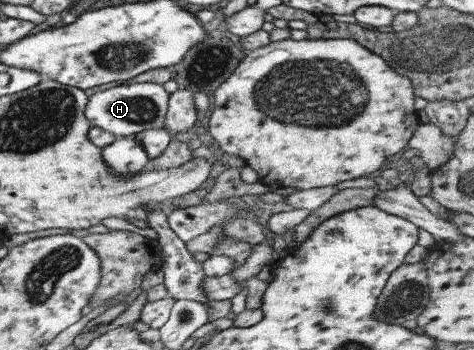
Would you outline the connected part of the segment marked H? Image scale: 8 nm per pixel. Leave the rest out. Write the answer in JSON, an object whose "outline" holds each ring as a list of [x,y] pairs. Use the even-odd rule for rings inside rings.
{"outline":[[[124,82],[90,96],[83,115],[90,126],[106,131],[117,138],[129,138],[148,129],[163,128],[168,99],[169,94],[160,84]]]}

